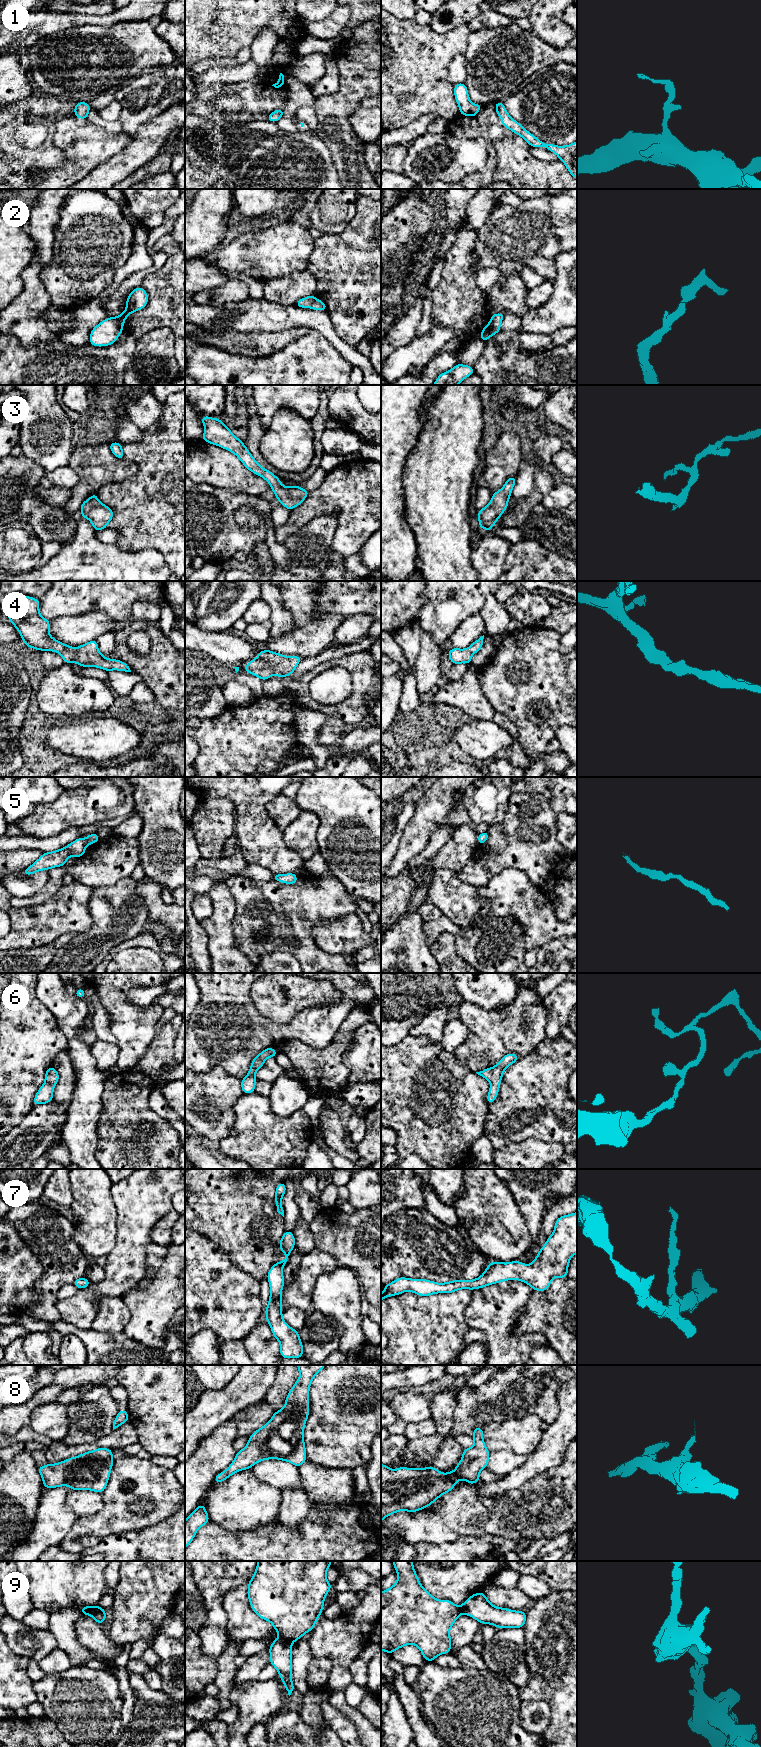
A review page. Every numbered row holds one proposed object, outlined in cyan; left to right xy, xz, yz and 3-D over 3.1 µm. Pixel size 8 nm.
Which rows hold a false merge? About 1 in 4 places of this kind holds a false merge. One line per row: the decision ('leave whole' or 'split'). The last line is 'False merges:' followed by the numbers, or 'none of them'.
1: leave whole
2: leave whole
3: leave whole
4: leave whole
5: leave whole
6: leave whole
7: leave whole
8: leave whole
9: split
False merges: 9

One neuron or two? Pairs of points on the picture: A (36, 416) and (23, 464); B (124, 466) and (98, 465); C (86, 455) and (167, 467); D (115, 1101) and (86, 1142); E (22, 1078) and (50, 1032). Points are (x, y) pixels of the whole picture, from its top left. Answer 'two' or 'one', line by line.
A: two
B: one
C: two
D: two
E: one

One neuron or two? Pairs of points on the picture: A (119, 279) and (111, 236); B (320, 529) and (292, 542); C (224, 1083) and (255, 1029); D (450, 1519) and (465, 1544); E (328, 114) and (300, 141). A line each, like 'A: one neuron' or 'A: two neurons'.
A: two neurons
B: one neuron
C: two neurons
D: two neurons
E: two neurons

